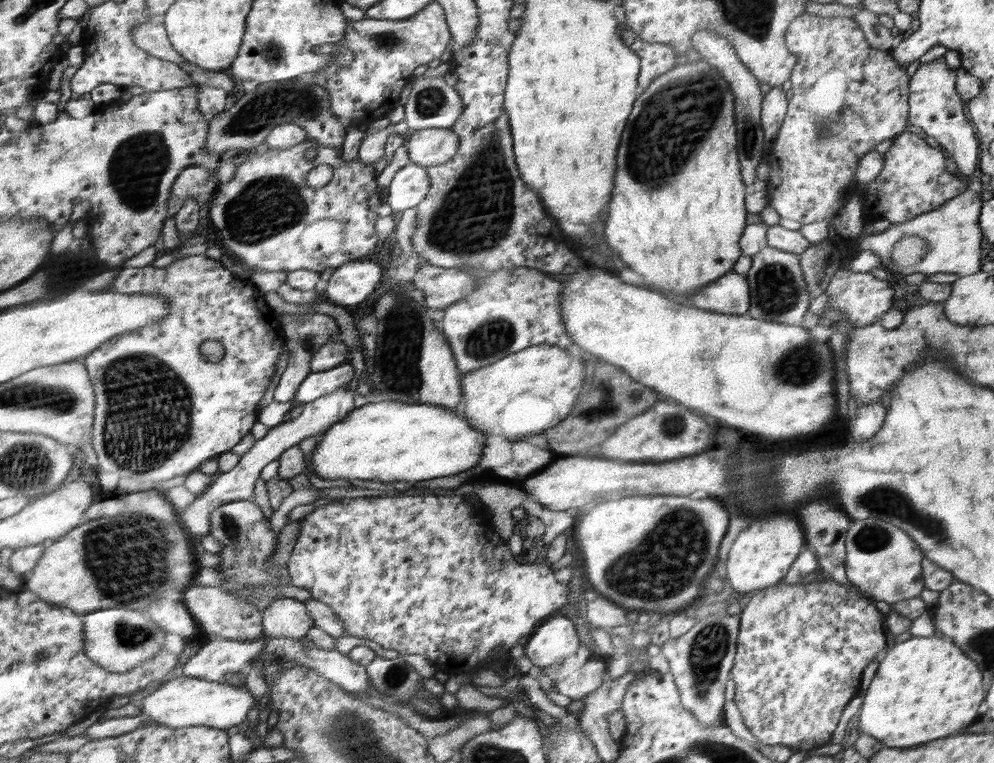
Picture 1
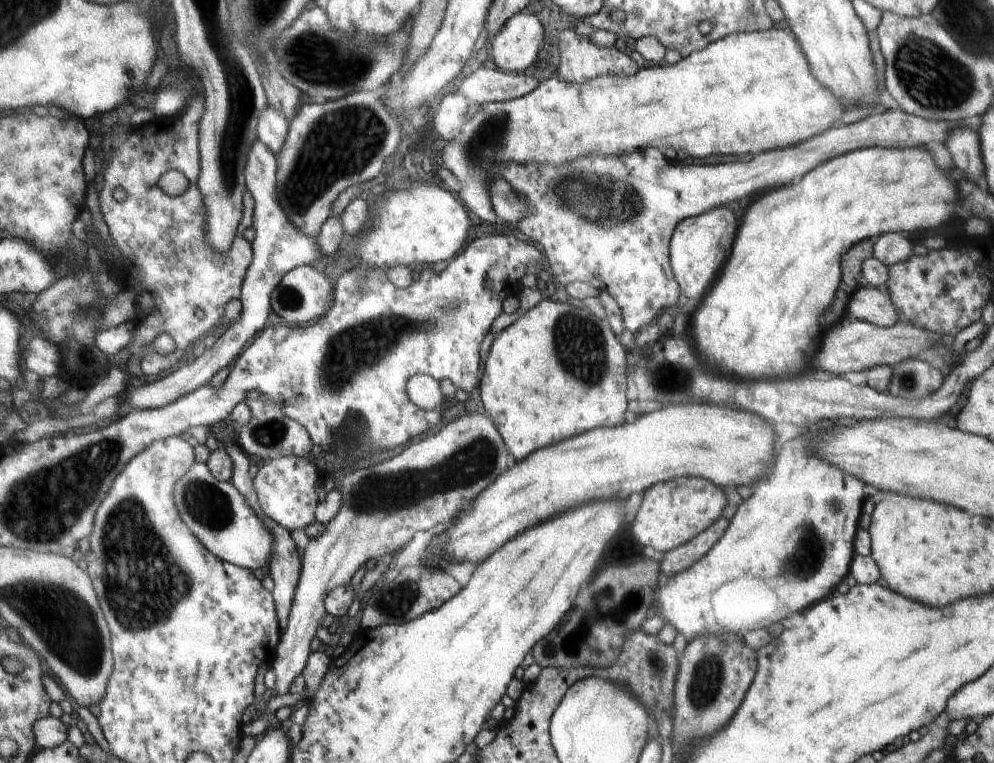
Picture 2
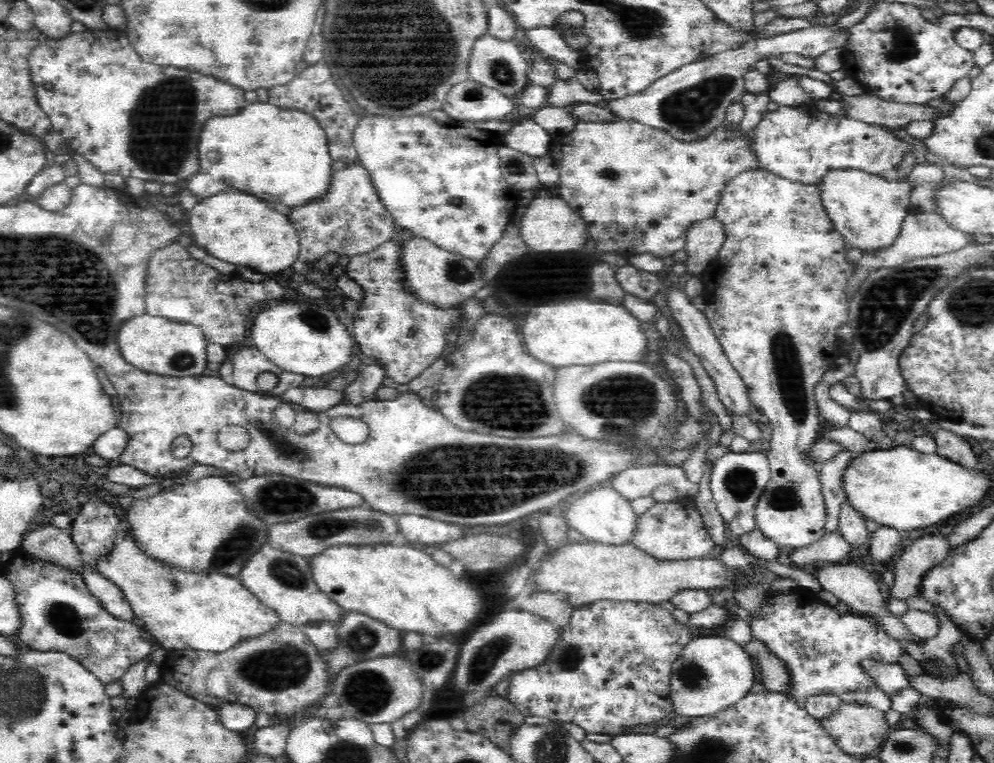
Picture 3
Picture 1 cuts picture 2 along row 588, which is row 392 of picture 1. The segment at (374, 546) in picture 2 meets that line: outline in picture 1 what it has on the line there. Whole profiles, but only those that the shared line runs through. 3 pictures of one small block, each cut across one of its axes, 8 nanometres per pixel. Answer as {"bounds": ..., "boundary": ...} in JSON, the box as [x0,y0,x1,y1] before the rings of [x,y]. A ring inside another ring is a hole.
{"bounds":[295,363,354,406],"boundary":[[[348,363],[324,372],[310,373],[297,391],[295,404],[303,406],[325,397],[326,394],[334,394],[336,390],[350,388],[352,376],[354,376],[354,368]]]}

